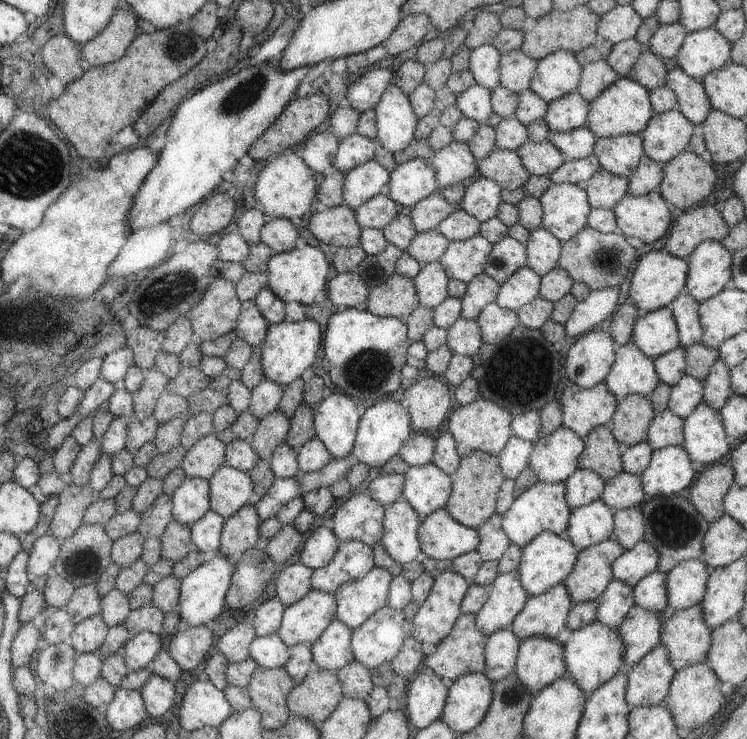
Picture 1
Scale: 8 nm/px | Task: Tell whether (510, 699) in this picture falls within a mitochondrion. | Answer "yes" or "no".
yes

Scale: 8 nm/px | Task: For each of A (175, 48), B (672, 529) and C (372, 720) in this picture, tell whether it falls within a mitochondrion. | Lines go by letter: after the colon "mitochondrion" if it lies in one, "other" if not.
A: mitochondrion
B: mitochondrion
C: other

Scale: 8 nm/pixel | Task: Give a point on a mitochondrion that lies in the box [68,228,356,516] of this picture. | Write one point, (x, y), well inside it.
(167, 291)

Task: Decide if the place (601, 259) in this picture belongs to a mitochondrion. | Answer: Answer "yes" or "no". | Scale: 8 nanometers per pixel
yes

